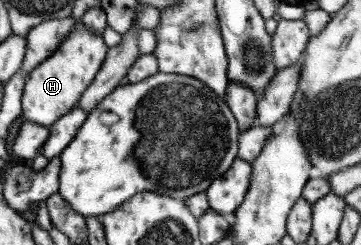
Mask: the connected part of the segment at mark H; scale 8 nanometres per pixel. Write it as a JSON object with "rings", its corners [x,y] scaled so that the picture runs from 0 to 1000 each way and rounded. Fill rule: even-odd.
{"rings":[[[219,82],[199,98],[194,135],[175,151],[161,192],[127,241],[83,286],[64,339],[58,486],[102,514],[144,510],[191,457],[219,412],[241,347],[280,278],[296,204],[280,147]]]}

